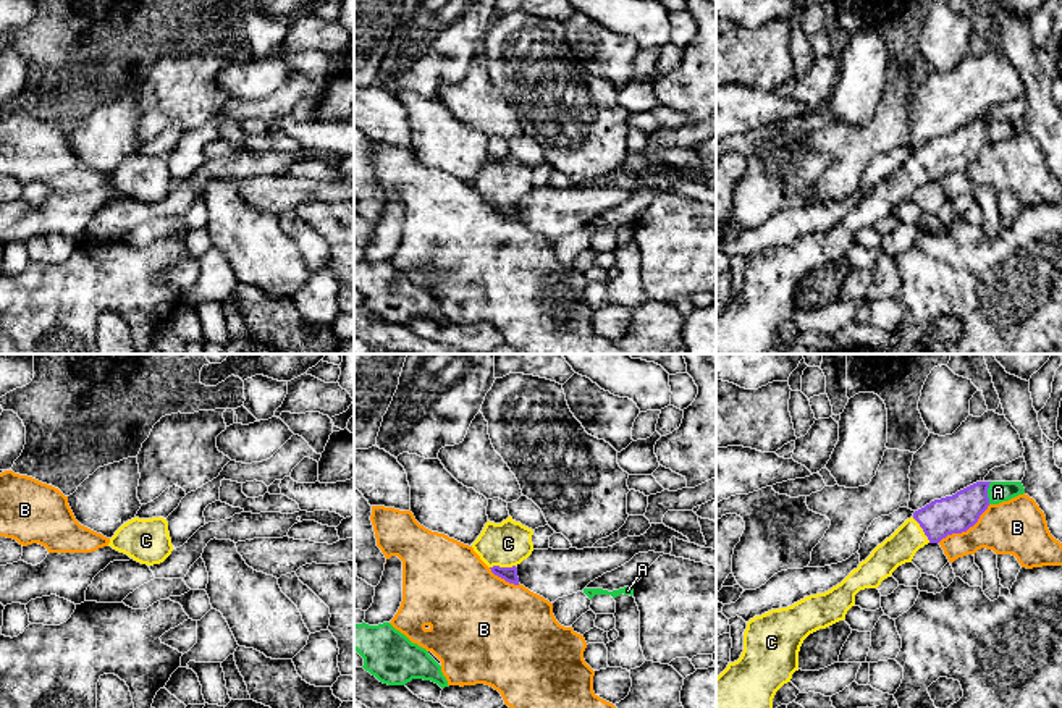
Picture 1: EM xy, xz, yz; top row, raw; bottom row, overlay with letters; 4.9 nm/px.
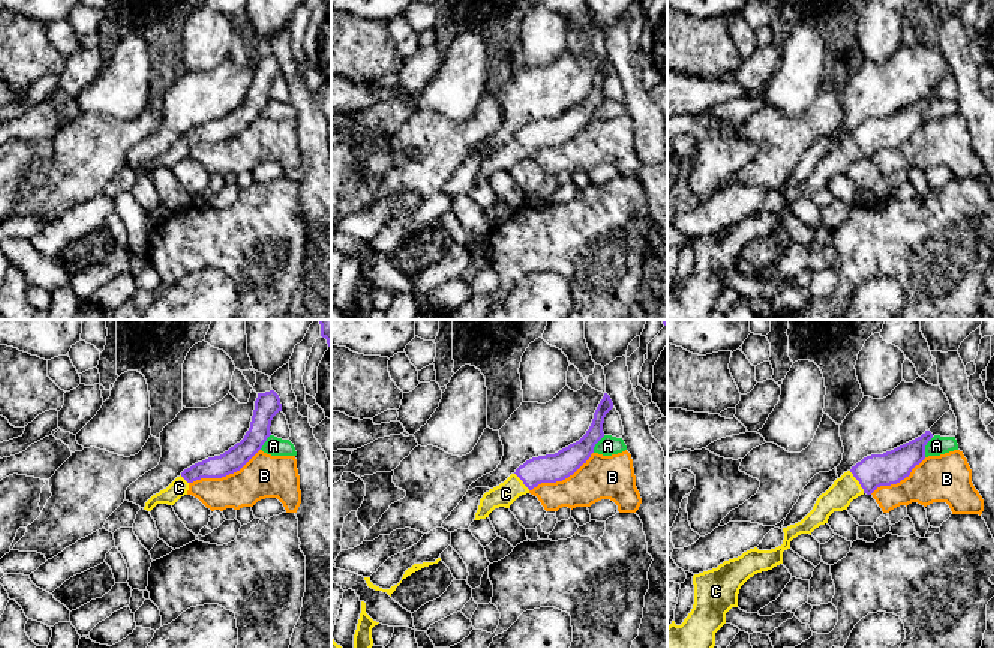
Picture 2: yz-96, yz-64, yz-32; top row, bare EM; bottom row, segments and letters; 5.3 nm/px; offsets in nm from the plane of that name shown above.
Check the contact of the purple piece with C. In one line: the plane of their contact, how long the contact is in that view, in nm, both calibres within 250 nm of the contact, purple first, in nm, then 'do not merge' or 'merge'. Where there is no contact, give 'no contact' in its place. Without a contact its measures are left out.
xz | 130 nm | 80/220 nm | merge

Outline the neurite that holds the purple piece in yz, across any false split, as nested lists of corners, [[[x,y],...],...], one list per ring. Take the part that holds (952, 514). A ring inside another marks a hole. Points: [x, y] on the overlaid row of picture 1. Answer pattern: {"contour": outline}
{"contour": [[[976,482],[915,511],[831,590],[750,619],[740,658],[716,677],[716,708],[773,708],[776,692],[799,671],[803,640],[844,621],[860,590],[878,588],[920,548],[973,527],[989,506],[989,483]]]}

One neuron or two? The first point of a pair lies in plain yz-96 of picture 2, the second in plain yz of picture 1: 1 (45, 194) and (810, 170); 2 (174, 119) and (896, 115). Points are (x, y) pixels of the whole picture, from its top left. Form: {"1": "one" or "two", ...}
{"1": "two", "2": "two"}

